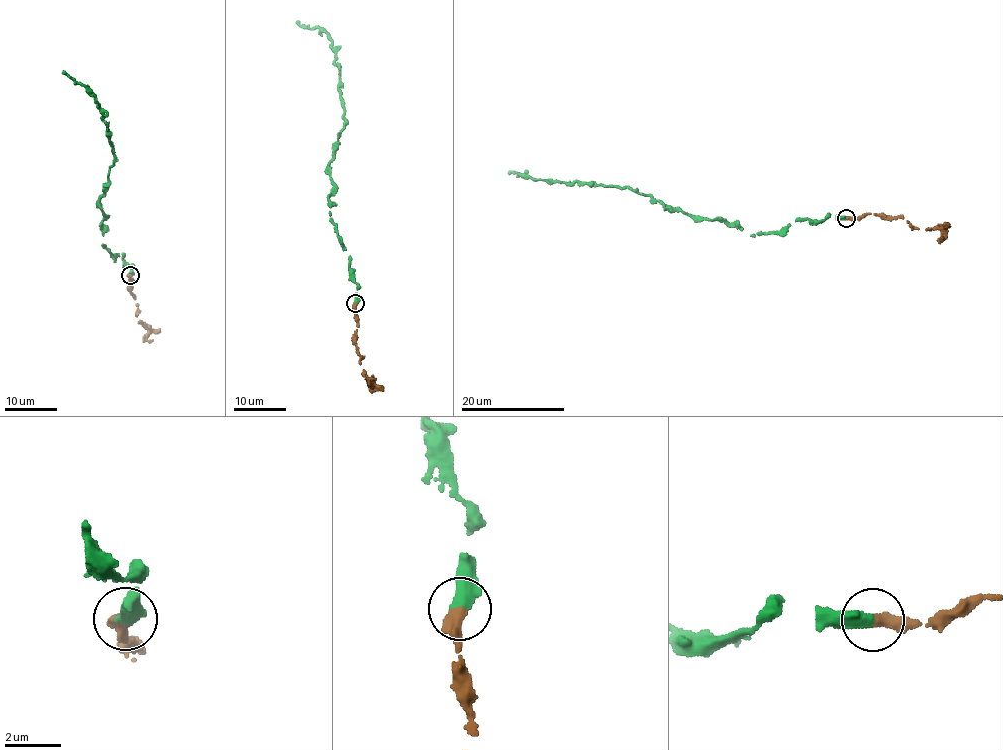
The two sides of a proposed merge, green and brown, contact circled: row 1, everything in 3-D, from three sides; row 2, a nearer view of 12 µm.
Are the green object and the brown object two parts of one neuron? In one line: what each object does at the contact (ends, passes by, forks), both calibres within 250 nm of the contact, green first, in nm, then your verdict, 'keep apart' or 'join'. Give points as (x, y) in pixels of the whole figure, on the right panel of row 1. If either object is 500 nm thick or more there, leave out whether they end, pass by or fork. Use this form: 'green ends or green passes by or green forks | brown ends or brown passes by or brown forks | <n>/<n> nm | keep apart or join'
500/500 nm | join

